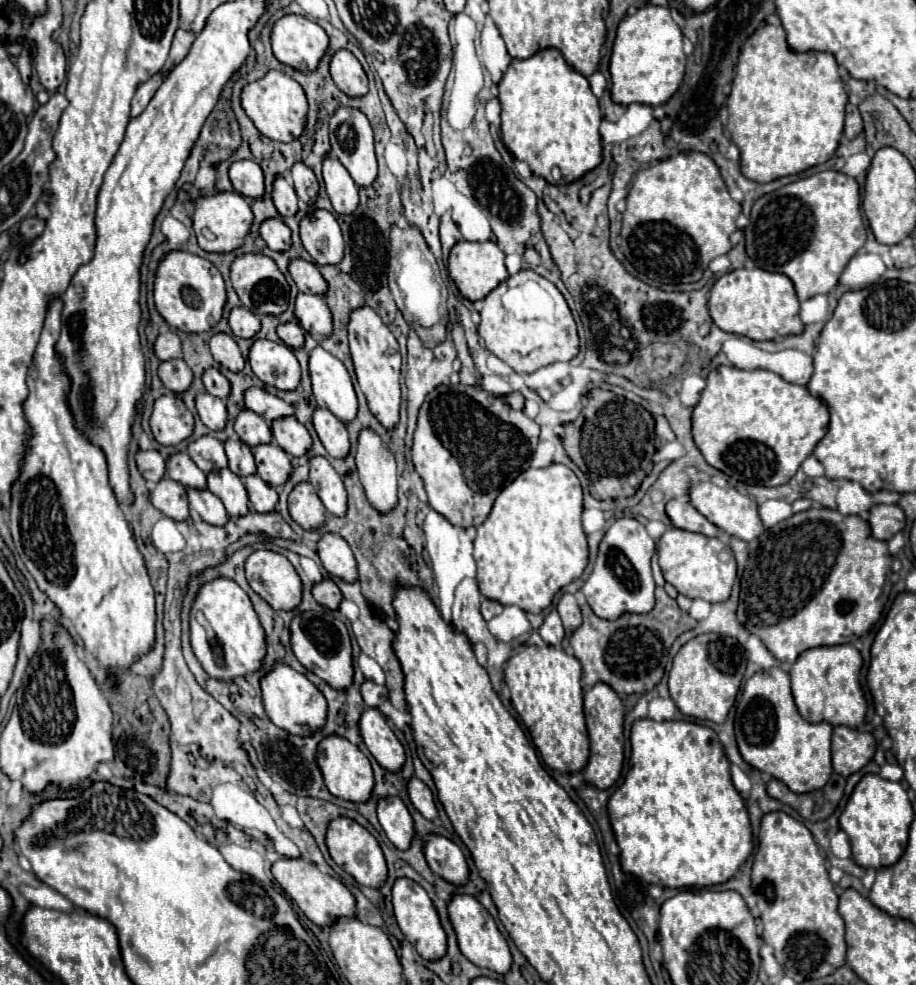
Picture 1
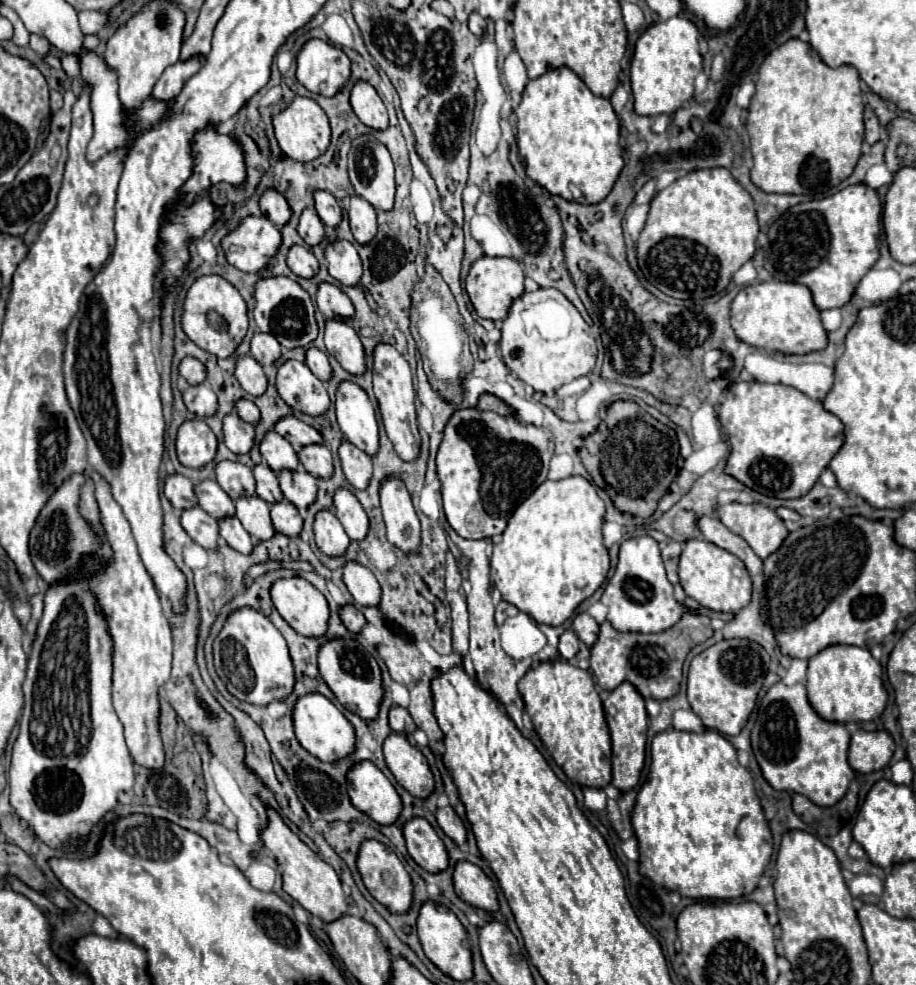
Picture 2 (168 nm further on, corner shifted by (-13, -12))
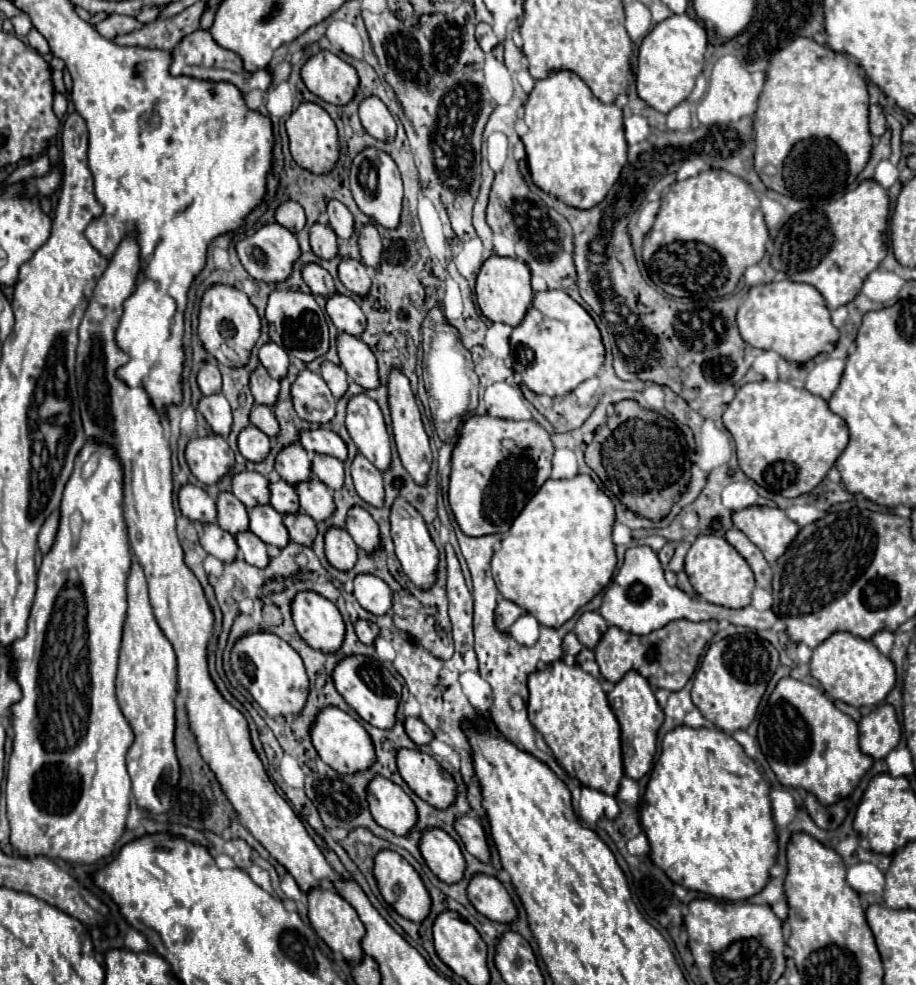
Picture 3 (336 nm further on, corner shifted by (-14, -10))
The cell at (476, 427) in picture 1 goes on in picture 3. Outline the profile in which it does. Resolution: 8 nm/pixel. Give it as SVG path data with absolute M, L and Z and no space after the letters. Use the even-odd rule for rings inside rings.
M491 415L469 417L463 423L459 441L453 449L451 481L449 481L449 505L463 533L471 537L507 533L515 517L523 511L523 507L531 501L531 497L539 491L539 487L549 479L551 457L553 457L551 435L537 421L503 421Z

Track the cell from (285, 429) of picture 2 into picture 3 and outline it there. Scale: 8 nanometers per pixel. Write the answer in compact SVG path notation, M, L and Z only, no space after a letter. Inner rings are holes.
M317 427L317 429L311 429L311 431L303 431L303 437L299 437L299 443L307 451L331 455L331 457L337 457L341 461L347 459L347 445L345 445L345 441L337 433L333 433L331 429Z

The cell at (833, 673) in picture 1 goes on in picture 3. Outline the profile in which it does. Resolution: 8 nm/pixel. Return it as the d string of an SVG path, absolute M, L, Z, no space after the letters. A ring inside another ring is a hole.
M837 631L815 647L811 657L811 675L821 683L831 699L845 701L853 707L875 707L885 701L887 693L895 685L895 665L889 657L879 653L879 649L869 639L855 637L847 631Z

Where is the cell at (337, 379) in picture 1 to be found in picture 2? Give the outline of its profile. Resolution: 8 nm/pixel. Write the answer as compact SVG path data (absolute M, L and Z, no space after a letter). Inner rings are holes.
M342 381L336 391L336 419L340 431L358 449L374 455L378 451L378 423L374 407L366 391L352 383Z

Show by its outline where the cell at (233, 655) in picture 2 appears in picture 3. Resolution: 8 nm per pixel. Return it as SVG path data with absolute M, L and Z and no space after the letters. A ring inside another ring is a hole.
M253 633L239 639L231 651L231 669L269 717L299 715L309 697L309 677L299 653L273 633Z

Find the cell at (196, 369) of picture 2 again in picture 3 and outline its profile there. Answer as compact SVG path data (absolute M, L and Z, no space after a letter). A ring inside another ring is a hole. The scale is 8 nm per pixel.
M205 363L201 367L201 371L197 373L197 383L199 383L203 395L219 393L221 391L221 373L219 373L219 369L211 363Z

